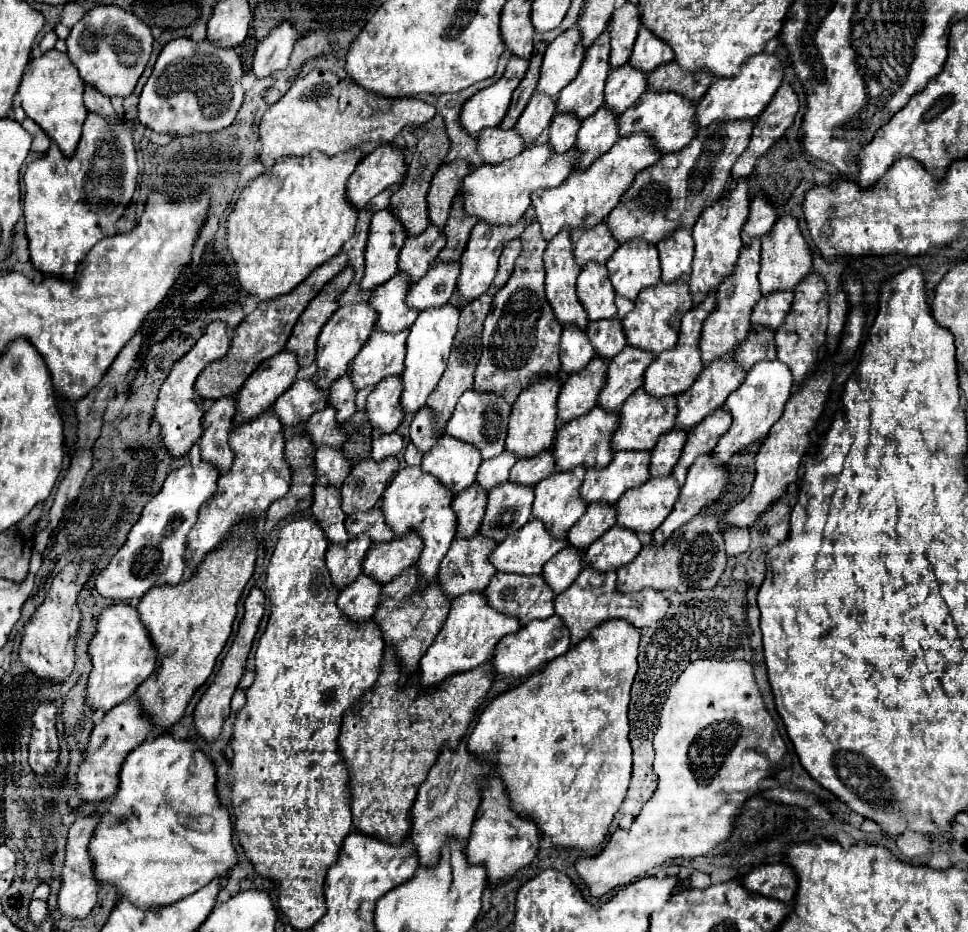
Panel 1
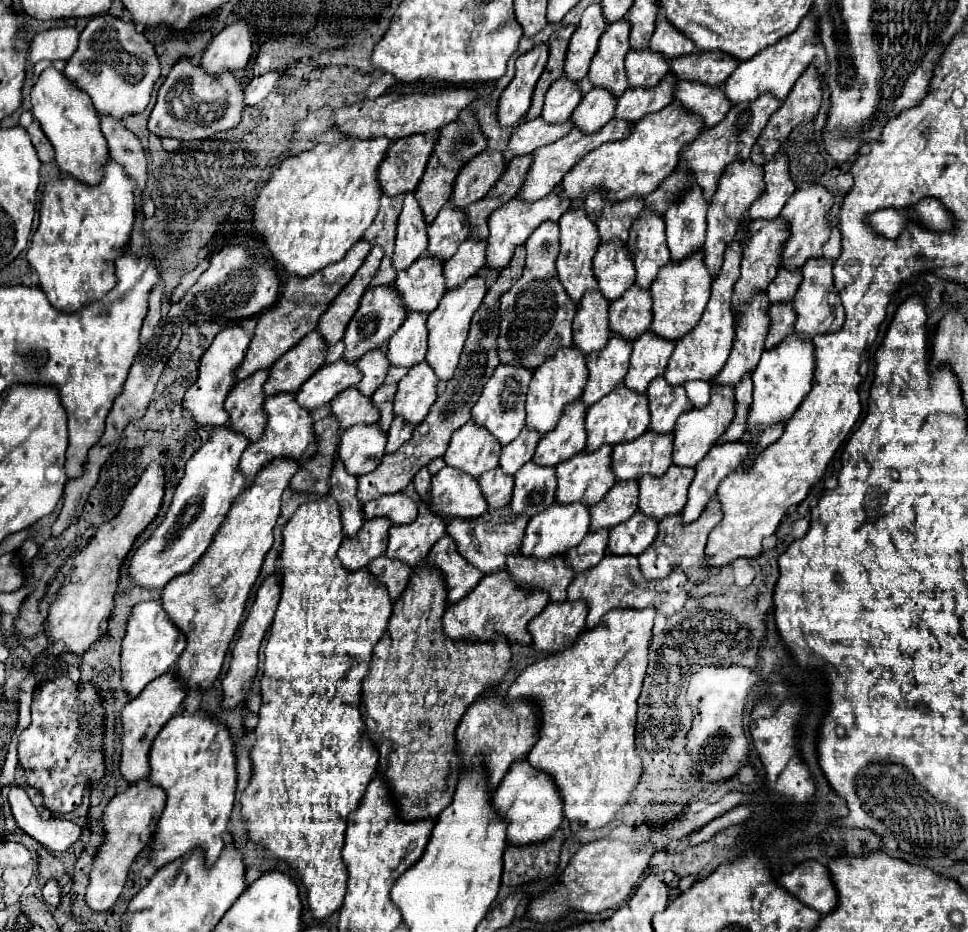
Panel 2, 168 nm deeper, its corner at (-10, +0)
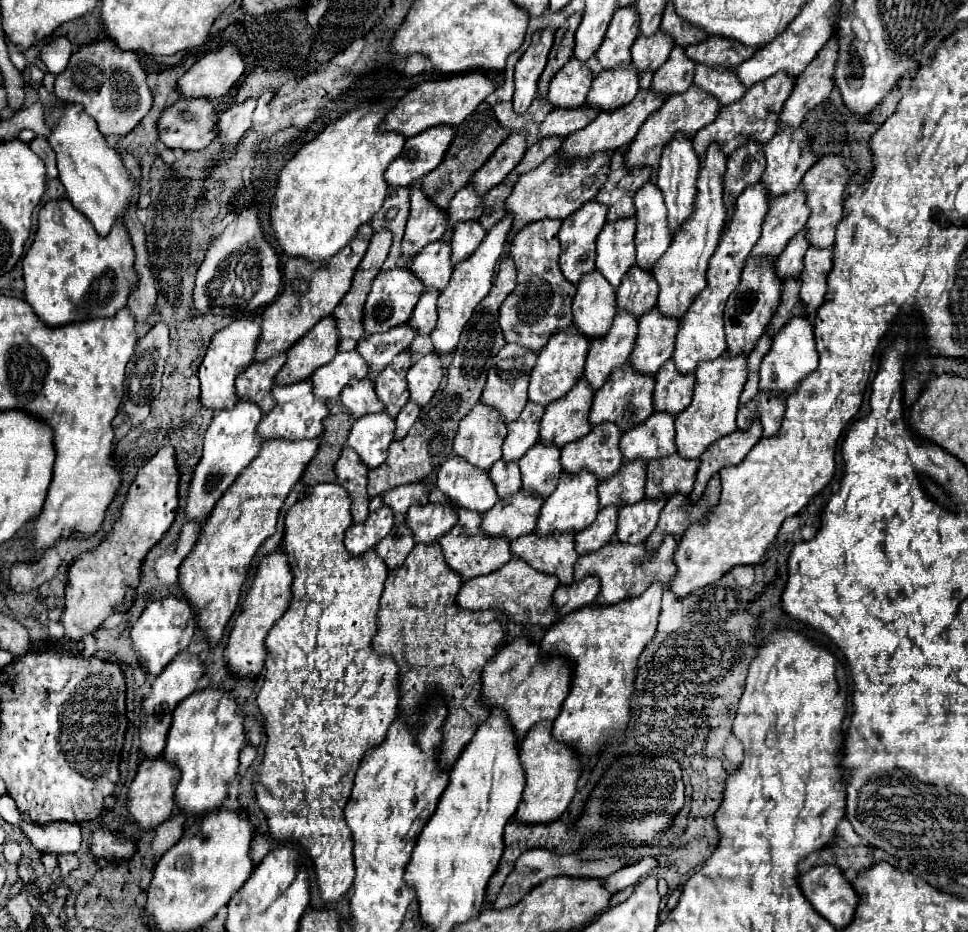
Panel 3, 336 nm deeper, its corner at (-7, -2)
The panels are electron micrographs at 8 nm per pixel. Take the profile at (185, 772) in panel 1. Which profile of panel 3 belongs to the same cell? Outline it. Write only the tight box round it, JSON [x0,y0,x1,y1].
[165,686,247,816]

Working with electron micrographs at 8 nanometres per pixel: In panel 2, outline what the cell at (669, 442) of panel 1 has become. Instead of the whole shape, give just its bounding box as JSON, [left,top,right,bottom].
[672,390,734,466]

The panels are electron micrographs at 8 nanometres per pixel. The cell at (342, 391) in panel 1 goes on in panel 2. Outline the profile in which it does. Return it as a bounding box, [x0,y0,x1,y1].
[356,348,388,396]

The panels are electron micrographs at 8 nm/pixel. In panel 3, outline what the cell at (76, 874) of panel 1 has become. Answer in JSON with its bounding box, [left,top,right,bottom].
[129,756,179,830]

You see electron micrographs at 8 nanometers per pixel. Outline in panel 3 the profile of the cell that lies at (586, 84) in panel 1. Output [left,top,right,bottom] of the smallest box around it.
[597,6,639,68]

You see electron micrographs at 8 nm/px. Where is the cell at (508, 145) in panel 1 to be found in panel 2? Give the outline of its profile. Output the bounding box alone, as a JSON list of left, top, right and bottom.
[508,118,574,156]

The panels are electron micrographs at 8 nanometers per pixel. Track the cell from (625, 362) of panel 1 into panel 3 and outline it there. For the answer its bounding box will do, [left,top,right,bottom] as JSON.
[629,308,679,374]

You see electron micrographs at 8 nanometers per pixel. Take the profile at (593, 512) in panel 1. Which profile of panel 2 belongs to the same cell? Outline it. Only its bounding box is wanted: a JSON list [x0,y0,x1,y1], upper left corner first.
[590,482,638,530]

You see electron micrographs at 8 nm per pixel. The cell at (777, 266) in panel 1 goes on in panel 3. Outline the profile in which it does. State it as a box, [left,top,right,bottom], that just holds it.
[801,156,857,248]

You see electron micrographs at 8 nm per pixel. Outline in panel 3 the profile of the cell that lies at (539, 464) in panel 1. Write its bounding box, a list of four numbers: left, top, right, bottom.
[541,378,595,448]

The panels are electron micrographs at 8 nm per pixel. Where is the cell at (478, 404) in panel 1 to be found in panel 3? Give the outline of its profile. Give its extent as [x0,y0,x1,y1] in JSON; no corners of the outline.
[481,344,537,422]

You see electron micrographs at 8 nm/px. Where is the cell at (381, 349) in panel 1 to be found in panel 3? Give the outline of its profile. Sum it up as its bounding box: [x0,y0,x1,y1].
[409,288,439,336]

